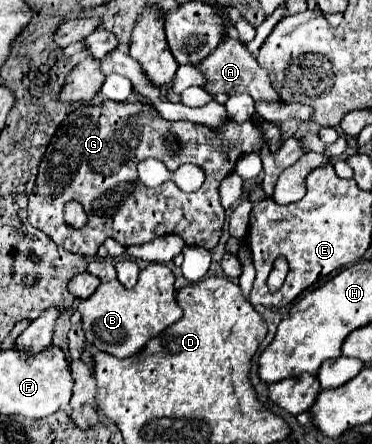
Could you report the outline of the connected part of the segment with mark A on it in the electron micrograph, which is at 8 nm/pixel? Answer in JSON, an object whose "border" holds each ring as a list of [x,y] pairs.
{"border":[[[224,37],[224,41],[218,45],[218,49],[214,53],[210,53],[200,63],[200,69],[208,79],[206,89],[212,95],[218,95],[218,93],[226,93],[226,95],[248,93],[254,101],[280,101],[280,95],[276,93],[276,89],[270,83],[268,71],[258,65],[258,61],[246,51],[246,47],[236,37]]]}

